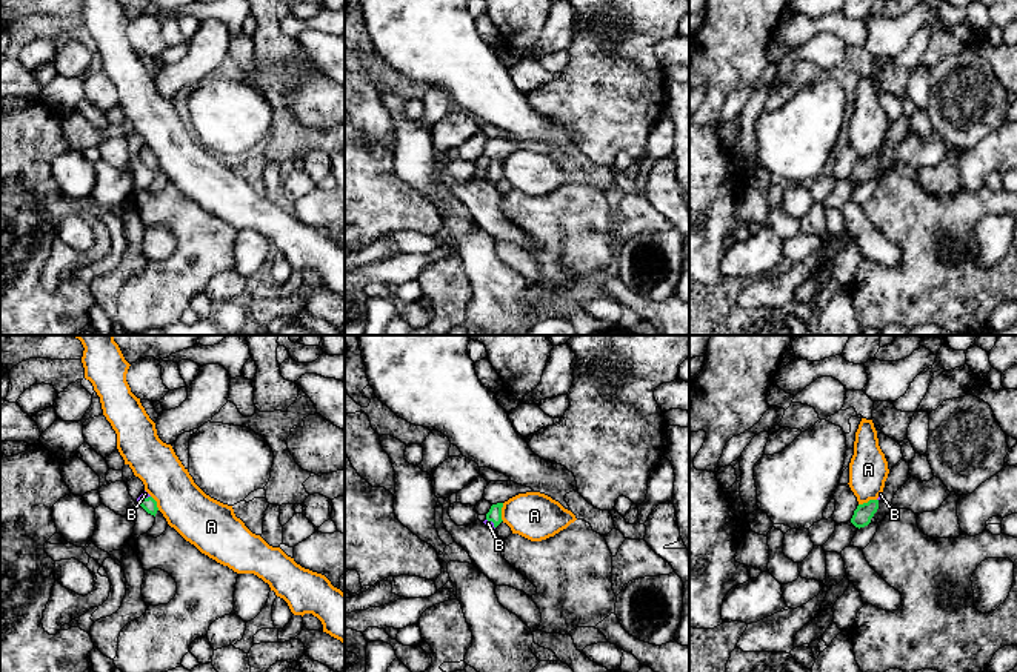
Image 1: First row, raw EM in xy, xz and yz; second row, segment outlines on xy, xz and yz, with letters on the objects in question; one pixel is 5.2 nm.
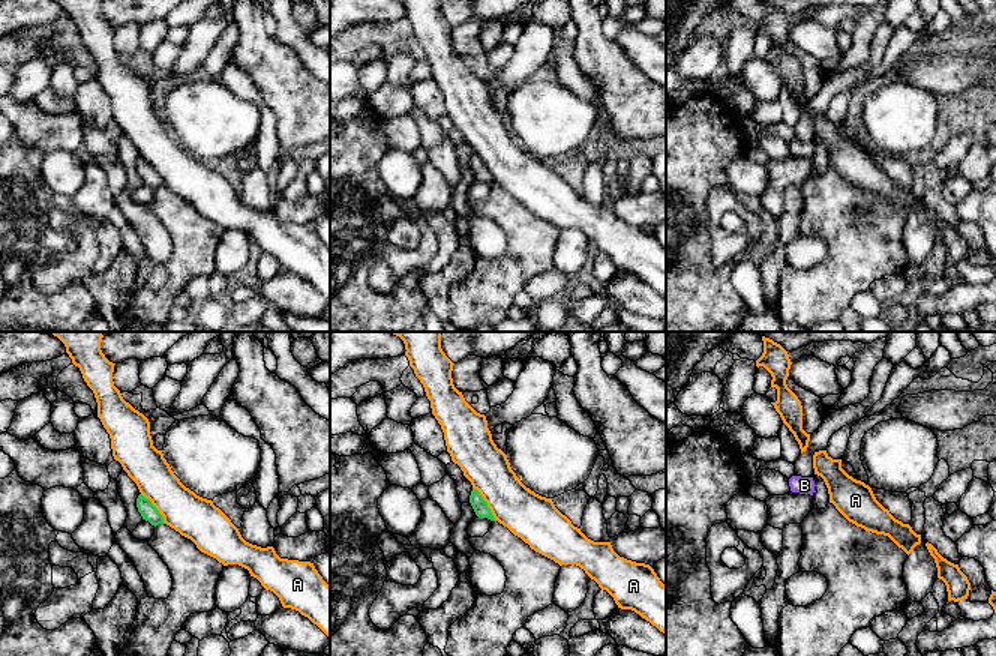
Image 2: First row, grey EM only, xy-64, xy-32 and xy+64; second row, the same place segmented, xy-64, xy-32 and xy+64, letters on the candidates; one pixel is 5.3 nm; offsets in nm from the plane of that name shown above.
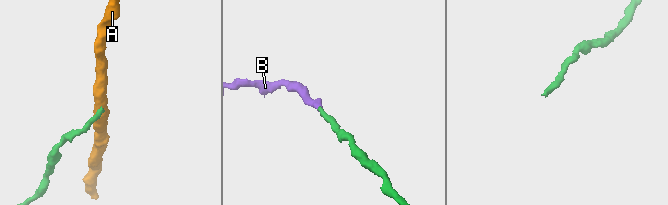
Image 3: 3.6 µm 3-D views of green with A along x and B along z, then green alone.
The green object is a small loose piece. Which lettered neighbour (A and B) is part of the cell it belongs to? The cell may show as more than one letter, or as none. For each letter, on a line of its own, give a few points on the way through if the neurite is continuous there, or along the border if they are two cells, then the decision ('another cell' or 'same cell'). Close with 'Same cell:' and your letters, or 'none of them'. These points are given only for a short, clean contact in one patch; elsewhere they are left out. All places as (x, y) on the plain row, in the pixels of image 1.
A: border along xz (503, 159), (502, 176); another cell
B: runs through xy (150, 160), (143, 154), (145, 149); same cell
Same cell: B

